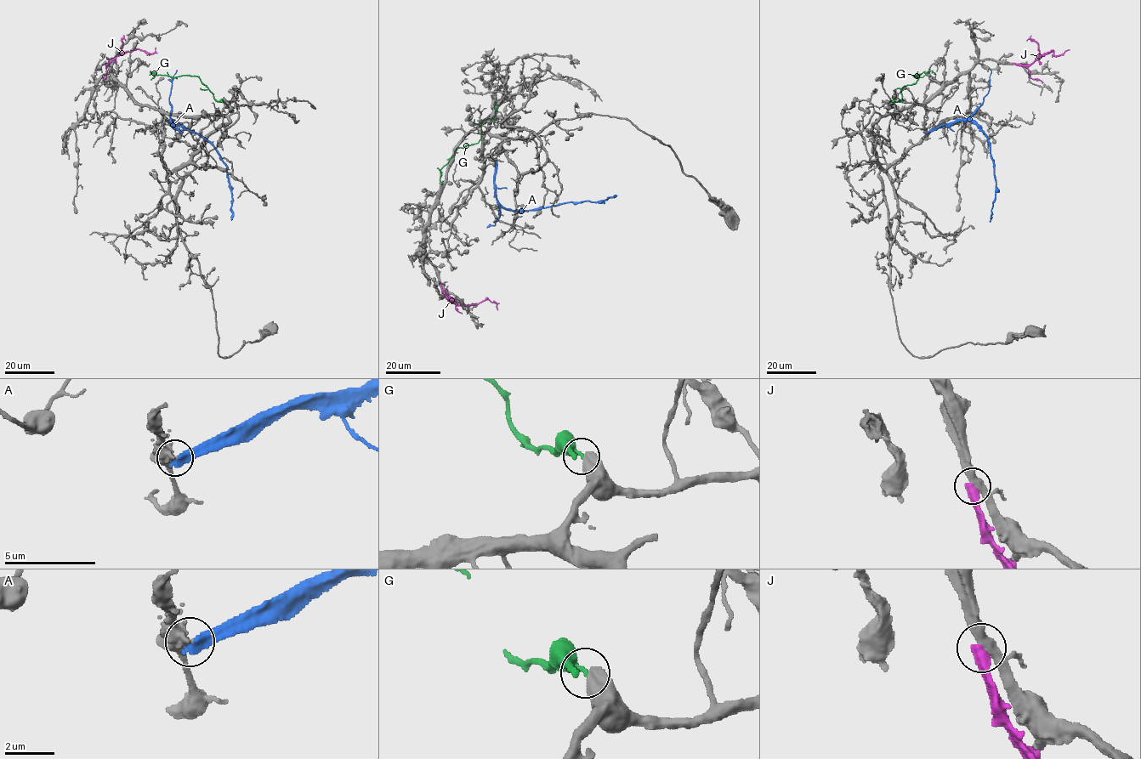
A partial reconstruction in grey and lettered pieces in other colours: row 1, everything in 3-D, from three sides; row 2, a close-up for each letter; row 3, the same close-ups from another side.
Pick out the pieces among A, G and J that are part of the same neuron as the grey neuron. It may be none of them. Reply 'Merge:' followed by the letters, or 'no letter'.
Merge: no letter

